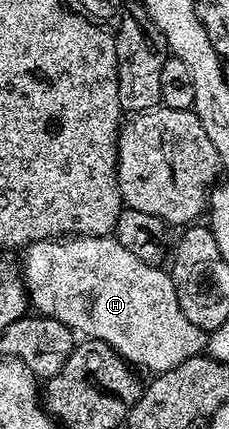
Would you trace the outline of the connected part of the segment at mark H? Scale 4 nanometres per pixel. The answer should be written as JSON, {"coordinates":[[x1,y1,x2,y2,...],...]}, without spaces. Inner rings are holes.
{"coordinates":[[114,235,36,240,26,245,23,254,21,275,24,284,27,286,30,307,38,315,53,318,57,322,69,326,76,333,82,334,84,337,105,342,115,353,122,356,128,364,134,366,136,369,142,370,142,368,148,368,151,374,168,372,169,370,173,370,173,366,181,366,181,362,200,355,206,349,208,333,204,332,202,328,193,326,193,322,189,322,189,318,185,318,185,310,181,310,181,302,177,302,177,290,173,286,170,275,162,267,154,268,145,262,141,262,141,258,136,258,133,254,129,254,129,250,125,250,125,246,121,246,121,242,117,242]]}

